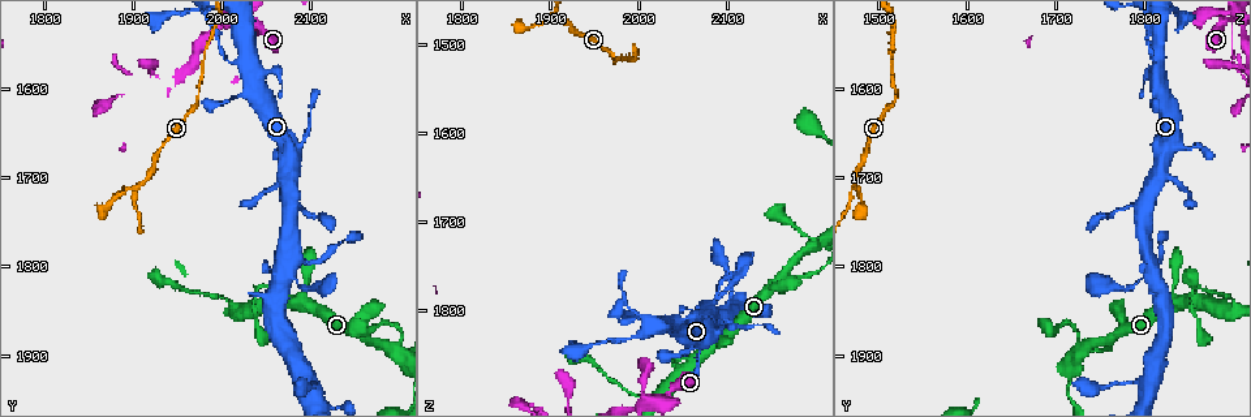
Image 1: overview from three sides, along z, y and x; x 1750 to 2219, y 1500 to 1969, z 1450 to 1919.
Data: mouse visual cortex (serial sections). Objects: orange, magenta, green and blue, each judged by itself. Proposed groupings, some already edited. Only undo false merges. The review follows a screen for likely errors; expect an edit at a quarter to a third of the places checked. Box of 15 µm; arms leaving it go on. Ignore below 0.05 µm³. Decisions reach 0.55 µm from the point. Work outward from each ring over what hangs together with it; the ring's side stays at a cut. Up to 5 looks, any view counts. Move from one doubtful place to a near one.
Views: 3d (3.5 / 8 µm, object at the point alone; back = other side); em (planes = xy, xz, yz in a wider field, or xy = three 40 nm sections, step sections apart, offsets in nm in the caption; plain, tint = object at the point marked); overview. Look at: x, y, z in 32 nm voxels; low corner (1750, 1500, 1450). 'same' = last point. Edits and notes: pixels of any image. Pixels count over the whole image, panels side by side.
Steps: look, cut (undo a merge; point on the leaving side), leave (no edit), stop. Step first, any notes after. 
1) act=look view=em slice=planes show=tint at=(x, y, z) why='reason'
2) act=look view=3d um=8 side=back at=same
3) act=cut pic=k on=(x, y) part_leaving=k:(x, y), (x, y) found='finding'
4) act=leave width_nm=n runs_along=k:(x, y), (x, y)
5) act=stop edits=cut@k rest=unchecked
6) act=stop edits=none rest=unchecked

act=look view=3d um=3.5 at=(2165, 1880, 1760) why='two arms in line, one across'

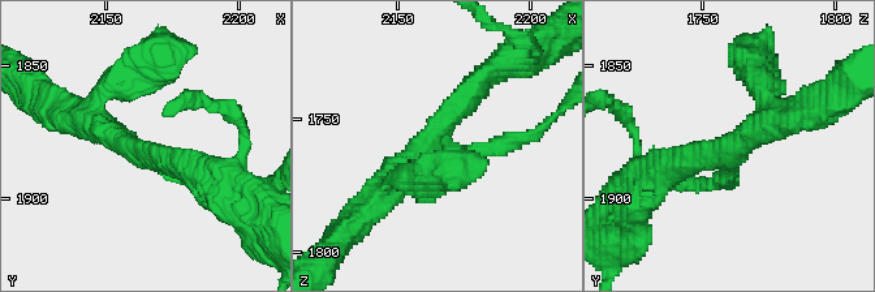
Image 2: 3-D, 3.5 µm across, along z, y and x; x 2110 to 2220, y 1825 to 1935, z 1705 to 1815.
act=look view=em slice=xy step=2 show=tint at=(2159, 1883, 1760) arms=3 arm_widths_nm=150,300,400

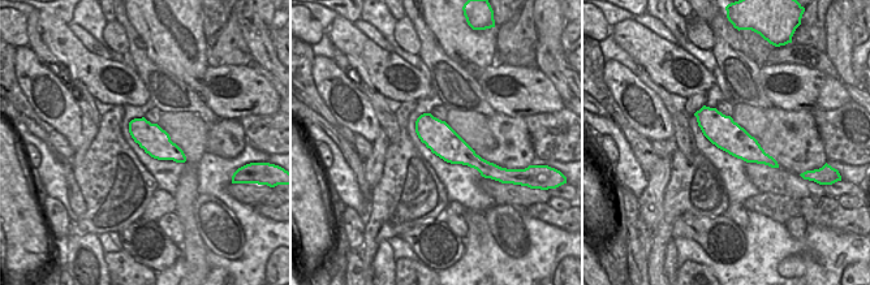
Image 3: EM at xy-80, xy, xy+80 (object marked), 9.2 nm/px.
act=leave runs_along=3:(700, 113), (752, 152), (774, 164) found='continuous, no second cell'

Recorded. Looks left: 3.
act=look view=3d um=3.5 side=back at=(2000, 1835, 1895) why='sudden change in width'

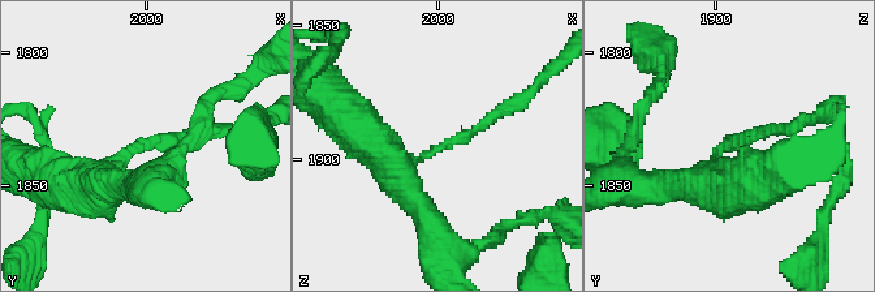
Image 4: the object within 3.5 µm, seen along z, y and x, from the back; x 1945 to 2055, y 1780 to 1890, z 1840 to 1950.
act=look view=em slice=xy step=3 show=tint at=(1999, 1835, 1895) arm_widths_nm=150,450 why='need the tissue'

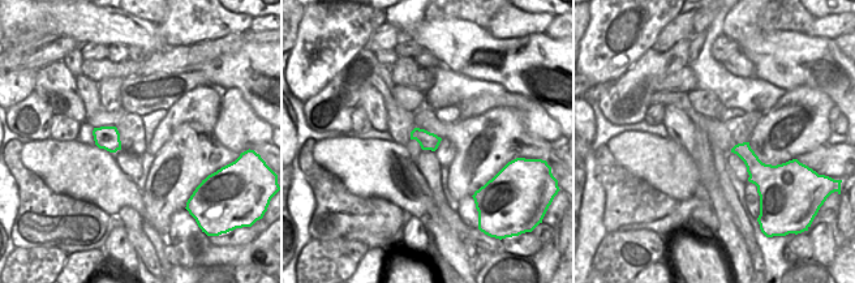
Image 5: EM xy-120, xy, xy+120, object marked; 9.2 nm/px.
act=leave runs_along=4:(86, 187), (158, 138), (222, 131) found='continuous, no second cell'

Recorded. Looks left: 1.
act=stop edits=none rest=unchecked

